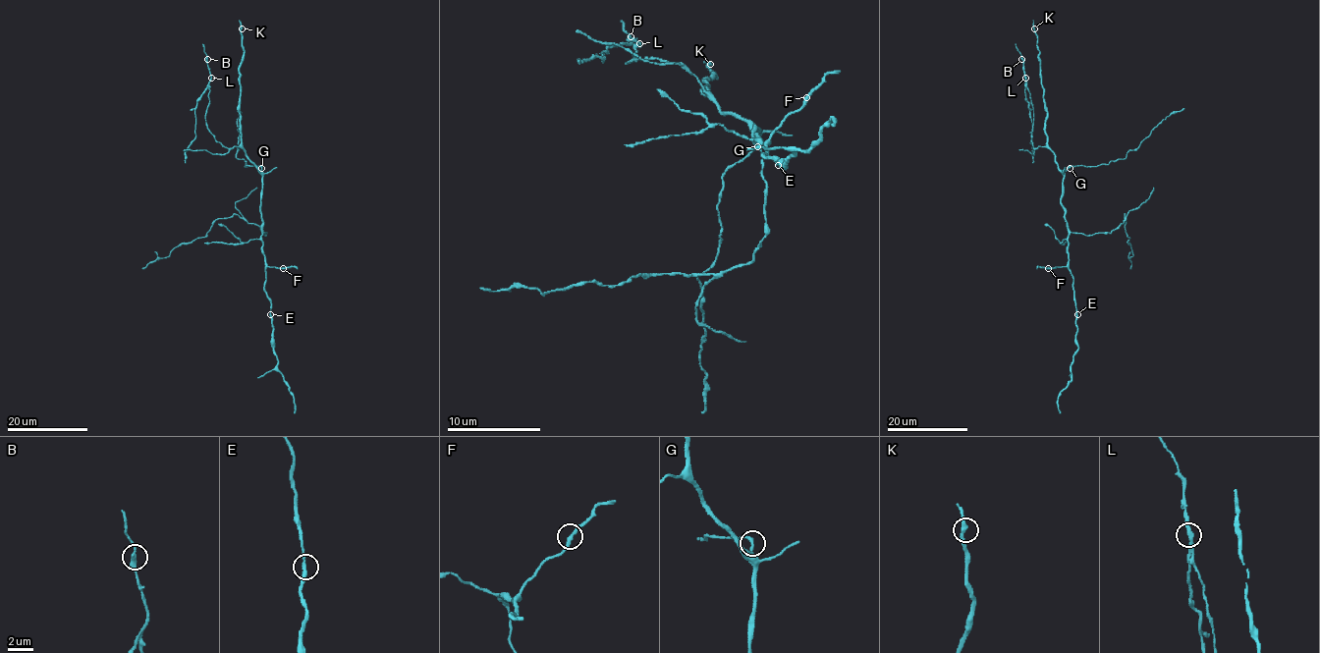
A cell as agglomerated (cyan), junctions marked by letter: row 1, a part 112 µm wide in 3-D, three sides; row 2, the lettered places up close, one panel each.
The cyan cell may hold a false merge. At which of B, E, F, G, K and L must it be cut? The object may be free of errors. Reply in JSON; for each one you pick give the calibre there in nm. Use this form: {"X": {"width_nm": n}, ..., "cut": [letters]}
{"L": {"width_nm": 260}, "cut": ["L"]}

